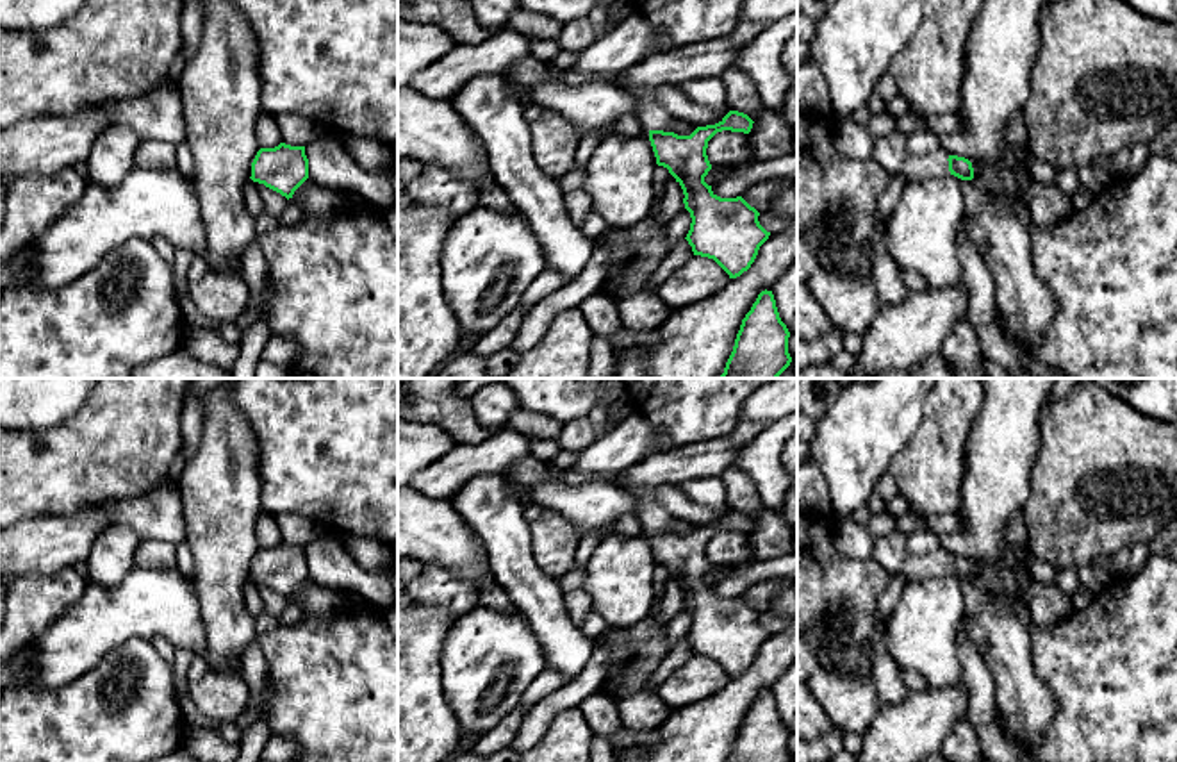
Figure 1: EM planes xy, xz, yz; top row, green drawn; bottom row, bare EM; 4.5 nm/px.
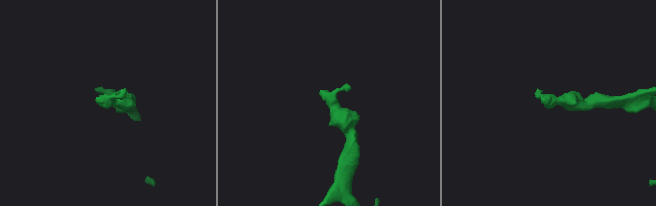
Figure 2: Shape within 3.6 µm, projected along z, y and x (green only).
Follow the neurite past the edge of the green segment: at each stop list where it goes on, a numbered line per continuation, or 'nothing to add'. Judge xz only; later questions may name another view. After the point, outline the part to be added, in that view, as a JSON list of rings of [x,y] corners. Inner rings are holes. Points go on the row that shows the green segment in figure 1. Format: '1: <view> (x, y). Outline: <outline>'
1: xz (651, 115). Outline: [[[621,86],[640,100],[640,109],[637,118],[644,130],[644,136],[649,137],[651,130],[671,132],[674,118],[656,102],[656,87],[646,86]]]

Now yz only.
1: yz (935, 163). Outline: [[[936,148],[926,155],[908,155],[899,170],[904,175],[906,182],[920,182],[931,177],[949,177],[949,152]]]

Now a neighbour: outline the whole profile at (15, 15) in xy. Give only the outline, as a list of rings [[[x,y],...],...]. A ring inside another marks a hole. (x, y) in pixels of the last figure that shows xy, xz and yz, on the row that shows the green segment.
[[[0,0],[0,29],[46,30],[70,20],[86,0]]]

